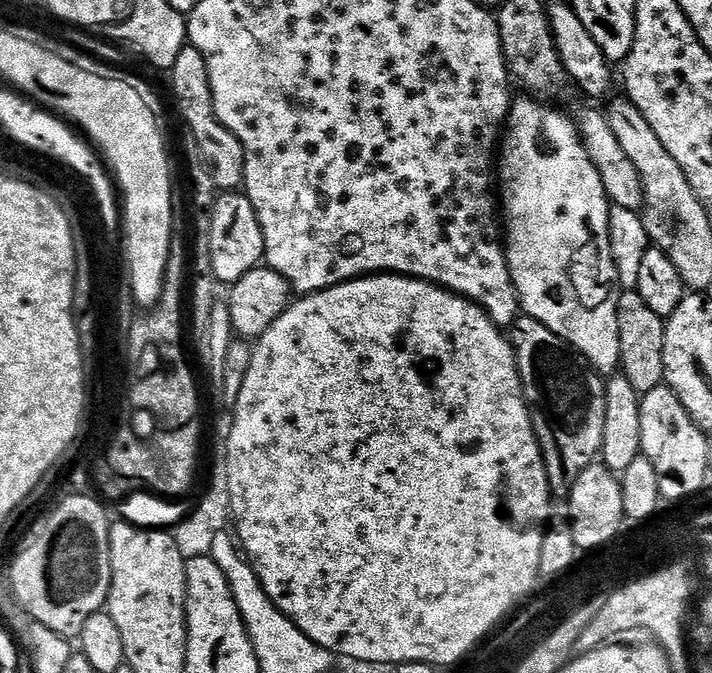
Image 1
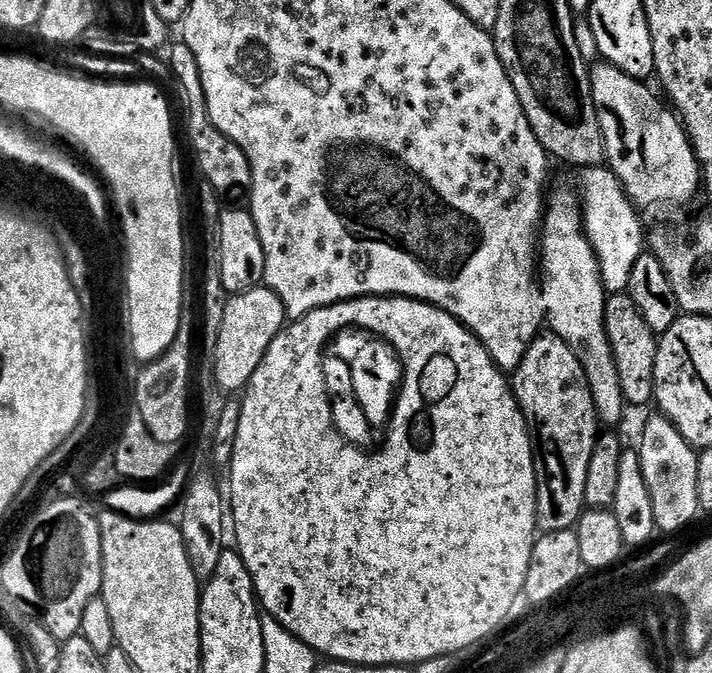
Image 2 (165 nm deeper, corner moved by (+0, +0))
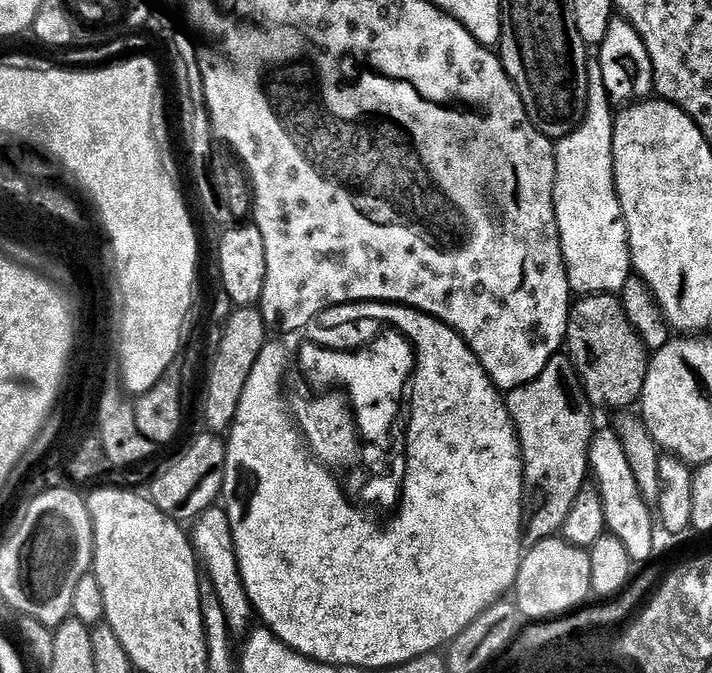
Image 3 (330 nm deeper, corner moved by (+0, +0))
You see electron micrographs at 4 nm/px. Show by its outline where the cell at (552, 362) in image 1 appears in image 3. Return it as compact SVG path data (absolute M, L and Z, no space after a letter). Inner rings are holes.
M557 354L554 358L550 358L550 362L546 362L546 370L542 370L542 374L538 374L538 378L534 378L534 382L526 382L520 388L511 389L507 393L506 403L512 423L516 425L516 436L520 439L520 454L524 458L524 535L522 540L531 549L544 539L555 537L563 529L566 522L566 514L570 514L570 506L574 506L574 498L578 498L578 494L586 486L587 480L584 479L589 479L590 476L588 451L592 445L594 435L594 427L592 428L594 409L592 403L588 400L586 390L582 386L580 376L576 373L572 357L567 354Z

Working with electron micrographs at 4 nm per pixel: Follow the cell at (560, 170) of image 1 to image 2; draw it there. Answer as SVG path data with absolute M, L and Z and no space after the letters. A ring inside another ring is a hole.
M554 192L546 204L542 247L538 252L538 264L543 276L546 324L575 350L578 362L582 362L590 381L590 394L594 394L596 414L600 417L601 425L608 426L623 418L626 401L622 394L622 382L618 382L610 338L606 334L606 289L596 251L592 249L588 233L584 230L582 204L577 193L575 196L572 192Z

